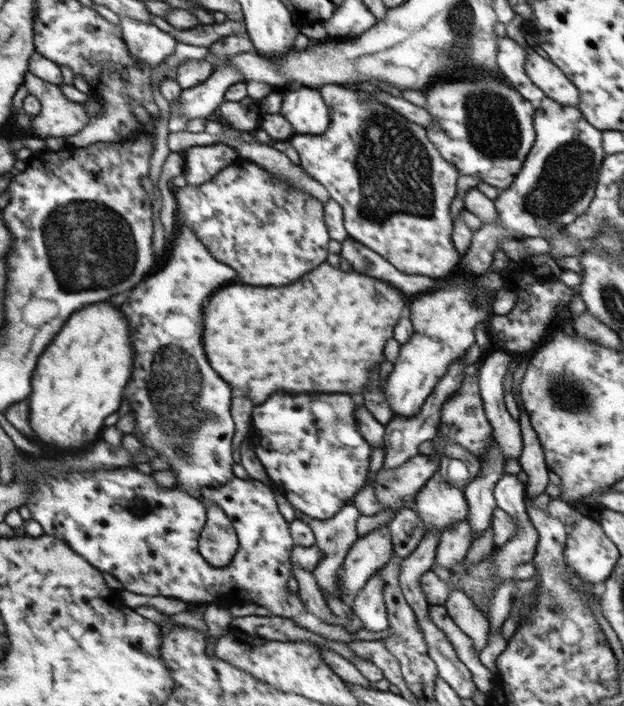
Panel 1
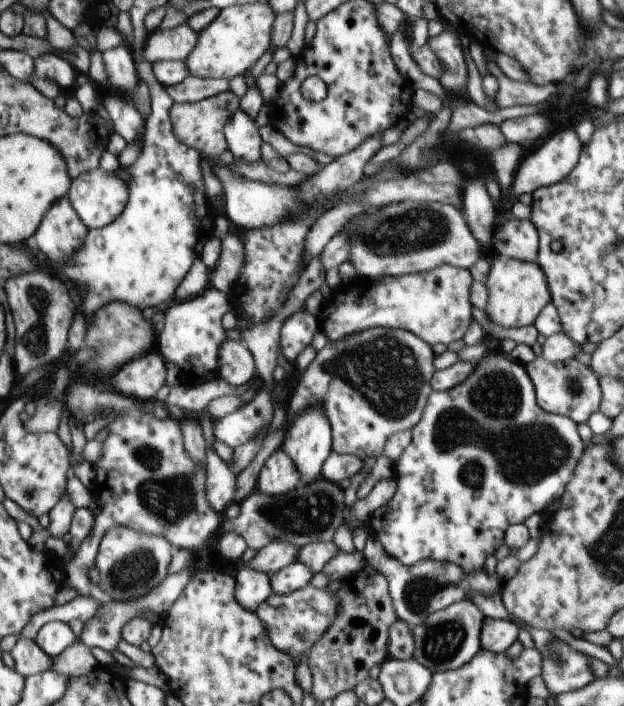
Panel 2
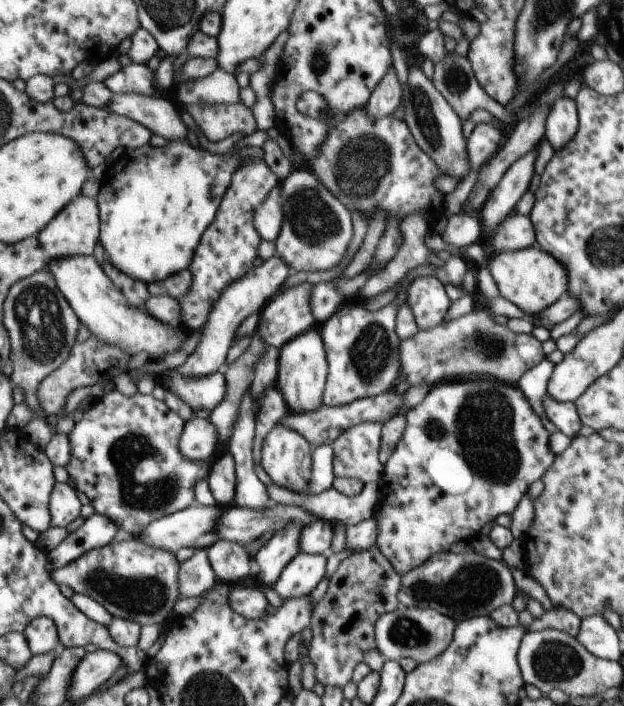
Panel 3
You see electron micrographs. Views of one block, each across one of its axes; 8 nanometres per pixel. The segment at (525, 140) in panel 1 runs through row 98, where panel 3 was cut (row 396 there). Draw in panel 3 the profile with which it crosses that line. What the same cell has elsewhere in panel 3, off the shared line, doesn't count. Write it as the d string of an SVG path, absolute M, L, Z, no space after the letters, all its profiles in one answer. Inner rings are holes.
M494 378L469 379L468 382L442 381L432 386L424 400L413 406L404 415L406 424L402 438L386 461L379 480L380 500L375 514L378 534L375 546L390 561L394 570L405 577L434 554L450 551L450 546L454 546L454 542L471 543L472 539L478 538L480 535L482 526L496 520L502 514L512 514L526 505L528 486L544 476L544 473L552 466L555 454L550 448L551 433L549 429L542 423L541 416L533 409L533 406L530 406L524 393L517 385L503 383Z

